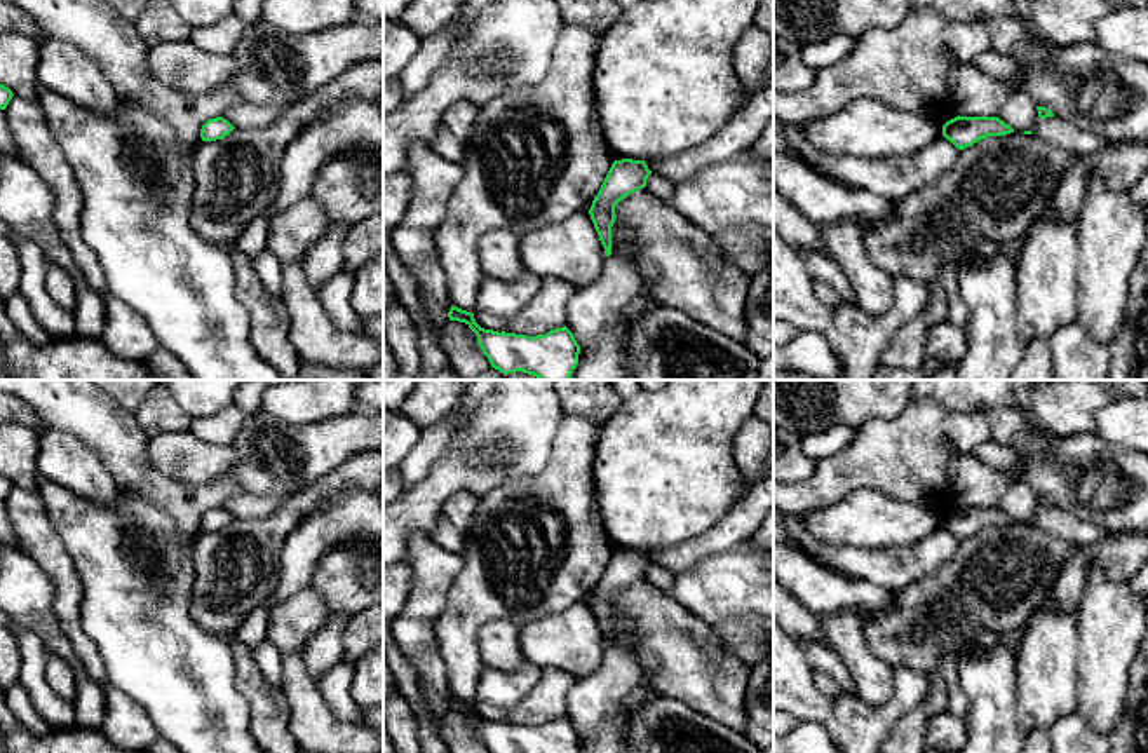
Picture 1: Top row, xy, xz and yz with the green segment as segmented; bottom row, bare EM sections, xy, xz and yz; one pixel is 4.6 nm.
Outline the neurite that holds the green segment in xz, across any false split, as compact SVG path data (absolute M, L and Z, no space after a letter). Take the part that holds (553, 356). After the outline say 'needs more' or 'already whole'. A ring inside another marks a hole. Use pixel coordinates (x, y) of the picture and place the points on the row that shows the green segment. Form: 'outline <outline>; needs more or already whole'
outline M451 305L449 321L465 322L477 336L491 368L503 375L523 371L538 380L570 380L578 364L580 345L563 326L545 335L526 336L481 328L472 312Z; already whole

